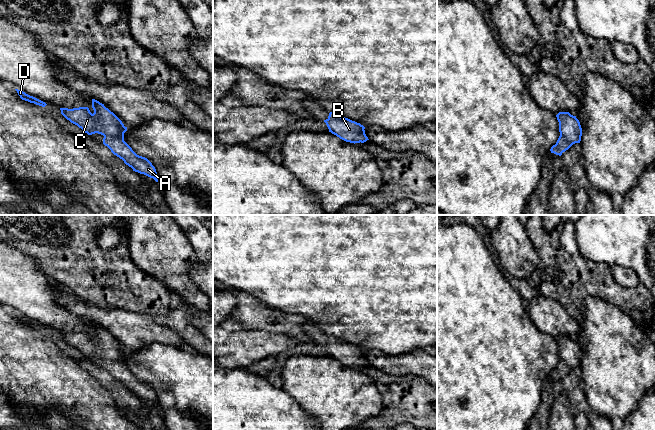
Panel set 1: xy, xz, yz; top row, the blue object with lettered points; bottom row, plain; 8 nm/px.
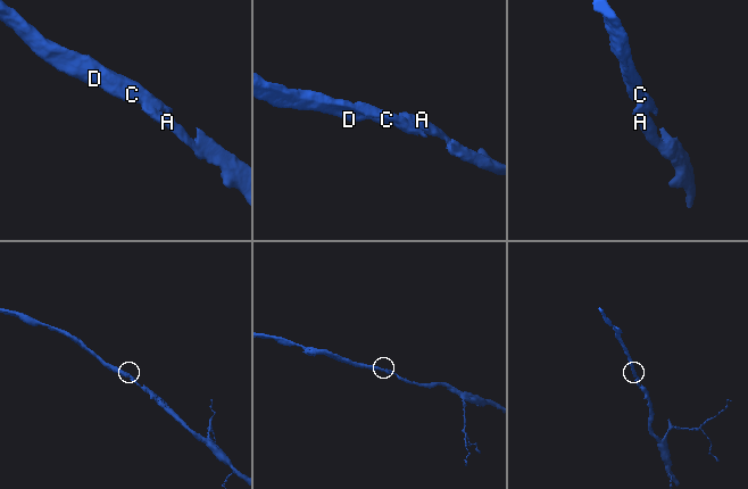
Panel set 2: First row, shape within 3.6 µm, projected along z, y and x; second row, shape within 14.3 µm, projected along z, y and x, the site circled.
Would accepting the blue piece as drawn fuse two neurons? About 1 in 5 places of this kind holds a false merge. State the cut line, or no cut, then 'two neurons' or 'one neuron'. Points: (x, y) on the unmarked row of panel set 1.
no cut | one neuron

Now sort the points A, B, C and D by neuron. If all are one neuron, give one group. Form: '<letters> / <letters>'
A B C D

